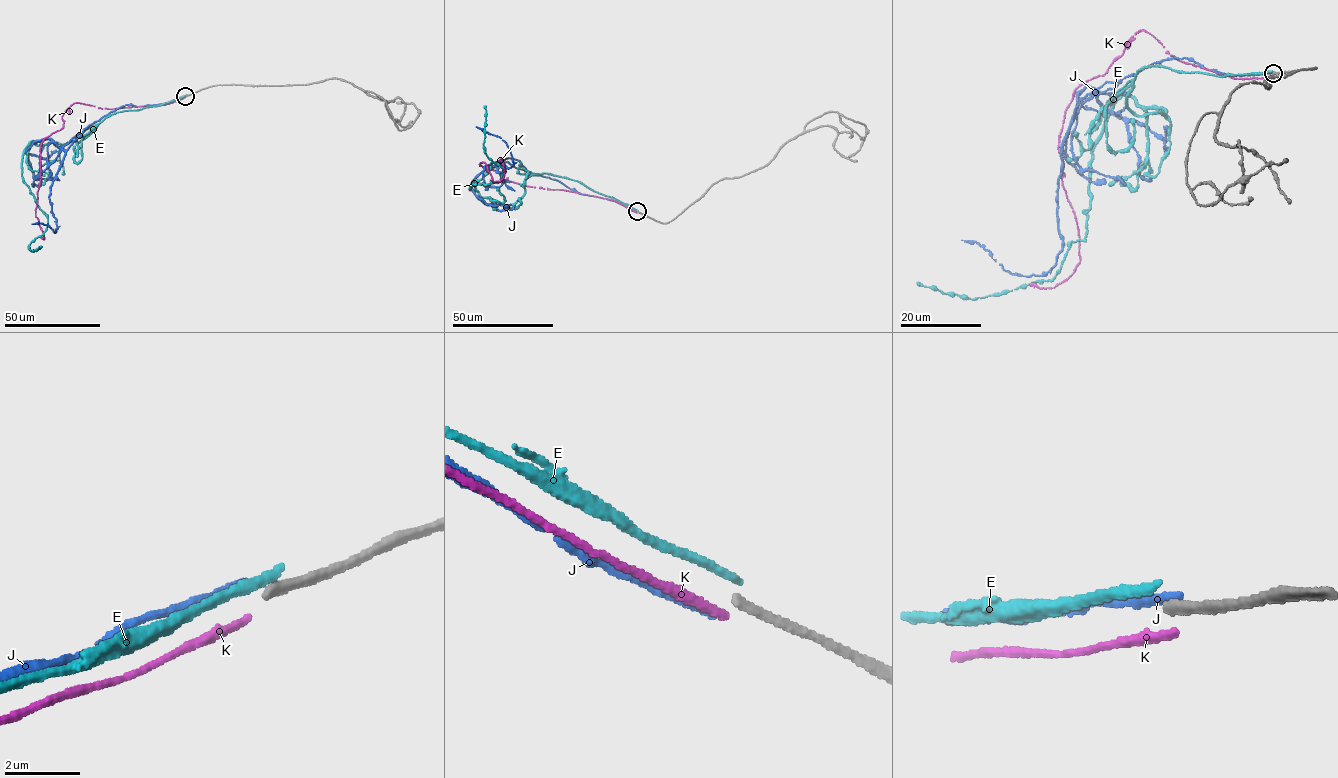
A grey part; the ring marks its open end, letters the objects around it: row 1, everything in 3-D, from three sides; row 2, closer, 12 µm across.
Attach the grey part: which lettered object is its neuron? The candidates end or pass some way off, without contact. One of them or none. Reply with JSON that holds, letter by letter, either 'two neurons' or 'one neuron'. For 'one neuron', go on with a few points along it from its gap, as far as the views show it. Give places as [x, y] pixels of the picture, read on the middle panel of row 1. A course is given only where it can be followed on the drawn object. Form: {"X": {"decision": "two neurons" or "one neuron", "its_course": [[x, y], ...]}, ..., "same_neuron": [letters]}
{"E": {"decision": "two neurons"}, "J": {"decision": "two neurons"}, "K": {"decision": "two neurons"}, "same_neuron": []}

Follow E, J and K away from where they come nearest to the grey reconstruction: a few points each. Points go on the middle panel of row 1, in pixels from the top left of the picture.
E: (637, 210), (545, 173), (528, 177), (513, 204), (471, 190), (498, 183), (505, 171), (486, 156), (484, 106)
J: (636, 212), (528, 171), (518, 161), (504, 157), (500, 164), (513, 165), (506, 143), (476, 126)
K: (637, 212), (613, 200), (500, 179), (501, 172), (481, 163), (485, 163), (494, 182), (504, 176), (499, 159)

